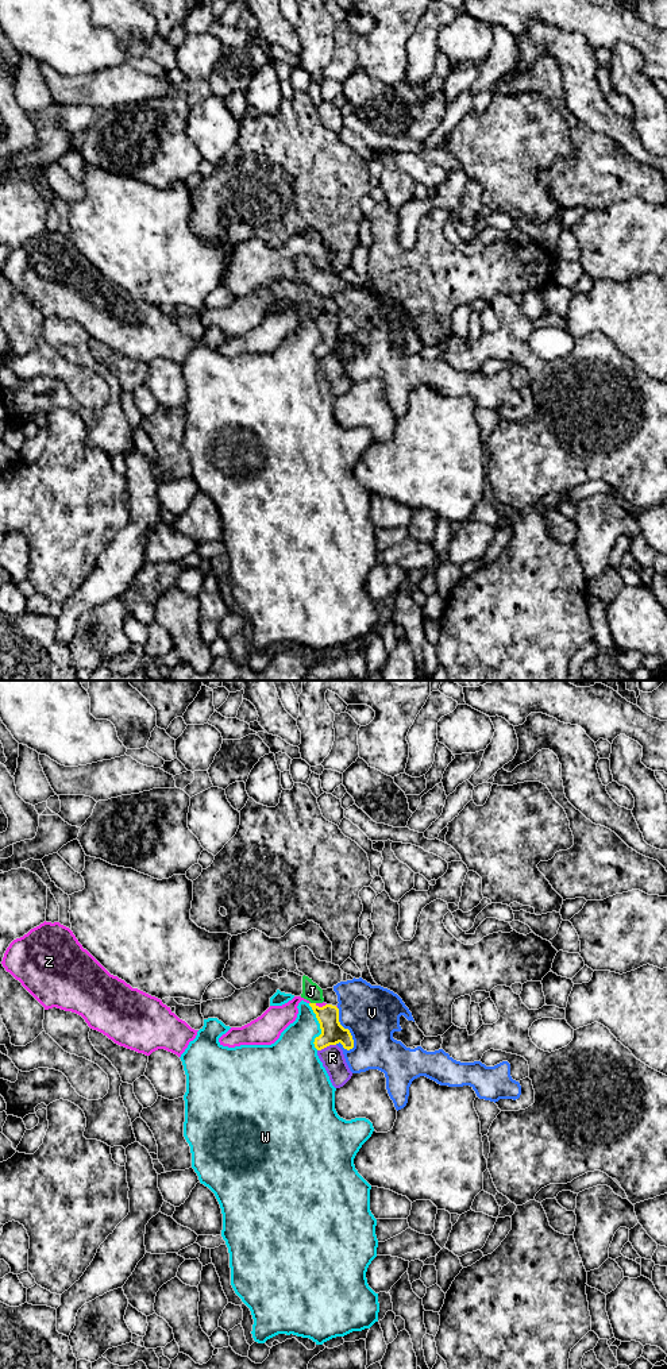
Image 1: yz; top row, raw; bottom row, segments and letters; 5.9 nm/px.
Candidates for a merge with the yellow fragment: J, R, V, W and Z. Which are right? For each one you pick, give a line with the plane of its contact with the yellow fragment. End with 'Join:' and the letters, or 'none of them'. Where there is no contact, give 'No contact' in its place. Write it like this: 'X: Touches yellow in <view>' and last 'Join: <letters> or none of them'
Z: Touches yellow in yz
Join: Z

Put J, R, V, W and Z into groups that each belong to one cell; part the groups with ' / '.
J / R / V / W / Z

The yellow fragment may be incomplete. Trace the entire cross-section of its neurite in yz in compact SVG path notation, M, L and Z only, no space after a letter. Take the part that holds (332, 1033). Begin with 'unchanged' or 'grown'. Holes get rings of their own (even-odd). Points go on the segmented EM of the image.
grown; M294 996L282 1006L270 1006L261 1017L242 1027L231 1027L219 1038L220 1045L235 1048L240 1045L271 1045L281 1033L296 1021L298 1003L306 1002L320 1023L321 1034L315 1038L315 1048L321 1050L329 1045L342 1044L344 1049L354 1048L354 1040L348 1029L339 1022L338 1006L327 1003L311 1003L309 1000Z

